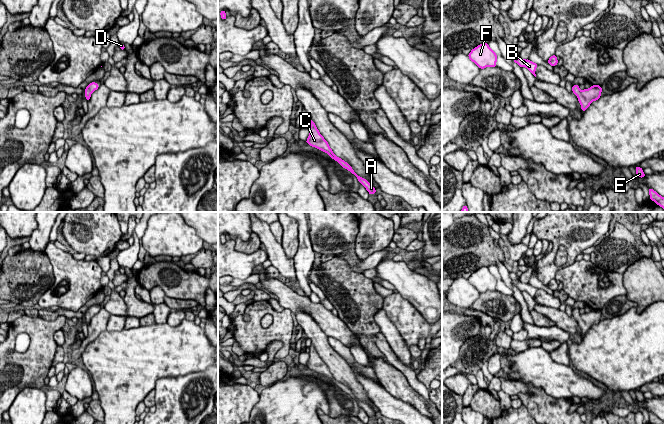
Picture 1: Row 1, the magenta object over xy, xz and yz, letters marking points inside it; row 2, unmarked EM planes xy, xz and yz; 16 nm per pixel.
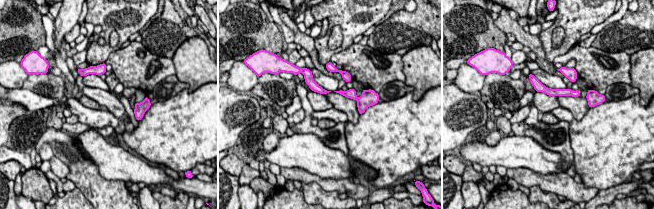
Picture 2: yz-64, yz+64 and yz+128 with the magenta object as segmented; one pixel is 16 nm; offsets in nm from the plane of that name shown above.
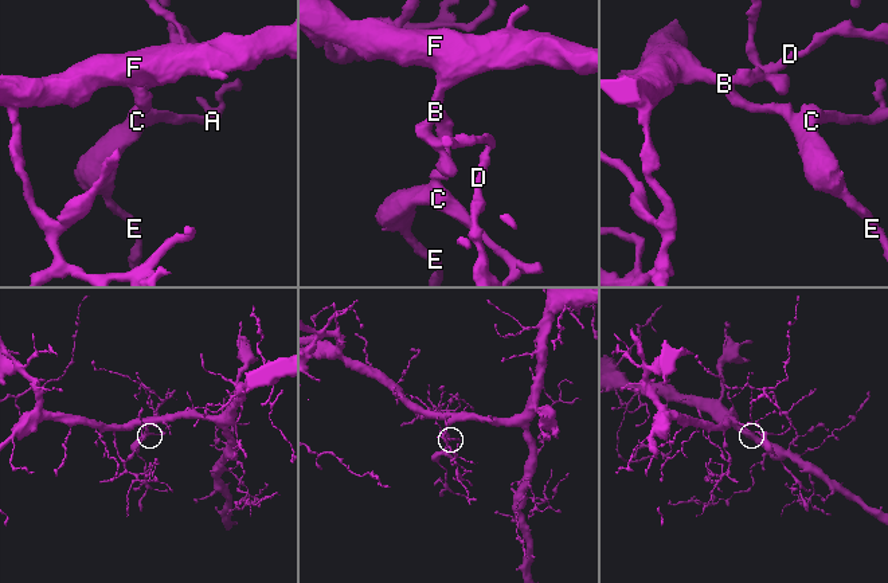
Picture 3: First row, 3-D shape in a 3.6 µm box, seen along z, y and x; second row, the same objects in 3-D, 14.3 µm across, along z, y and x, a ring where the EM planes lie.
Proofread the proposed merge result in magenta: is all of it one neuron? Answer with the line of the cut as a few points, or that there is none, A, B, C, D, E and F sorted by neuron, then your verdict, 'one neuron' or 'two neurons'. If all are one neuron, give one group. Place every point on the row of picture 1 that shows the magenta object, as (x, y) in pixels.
cut none; groups A B C D E F; one neuron

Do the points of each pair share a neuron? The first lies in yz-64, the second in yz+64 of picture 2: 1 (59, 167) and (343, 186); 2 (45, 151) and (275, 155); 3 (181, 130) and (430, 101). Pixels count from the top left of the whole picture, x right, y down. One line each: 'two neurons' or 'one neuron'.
1: one neuron
2: two neurons
3: one neuron

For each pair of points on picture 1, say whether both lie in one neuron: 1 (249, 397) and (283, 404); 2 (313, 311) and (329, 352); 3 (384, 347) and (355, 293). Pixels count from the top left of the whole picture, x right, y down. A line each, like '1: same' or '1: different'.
1: different
2: different
3: different

